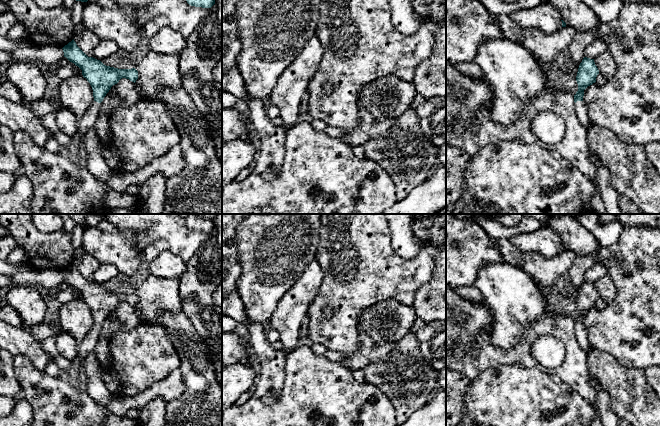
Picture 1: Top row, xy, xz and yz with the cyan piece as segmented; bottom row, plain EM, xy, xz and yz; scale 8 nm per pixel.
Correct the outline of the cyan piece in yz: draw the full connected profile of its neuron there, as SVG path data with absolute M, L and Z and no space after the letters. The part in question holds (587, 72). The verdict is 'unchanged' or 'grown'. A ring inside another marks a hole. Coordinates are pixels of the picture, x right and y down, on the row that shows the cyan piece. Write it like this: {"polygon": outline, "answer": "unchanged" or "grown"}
{"polygon": "M584 57L579 65L576 81L578 84L578 91L574 95L574 102L576 113L580 124L588 129L592 124L590 123L587 107L583 101L584 90L596 82L596 77L599 74L599 70L595 65L594 59Z", "answer": "grown"}

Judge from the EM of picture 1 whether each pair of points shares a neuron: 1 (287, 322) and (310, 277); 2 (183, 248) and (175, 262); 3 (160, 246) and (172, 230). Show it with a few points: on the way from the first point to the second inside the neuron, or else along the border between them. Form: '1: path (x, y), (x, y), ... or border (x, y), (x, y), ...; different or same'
1: path (291, 311), (305, 288); same
2: border (169, 250), (186, 262); different
3: border (170, 245), (163, 239), (157, 239), (143, 251); different

